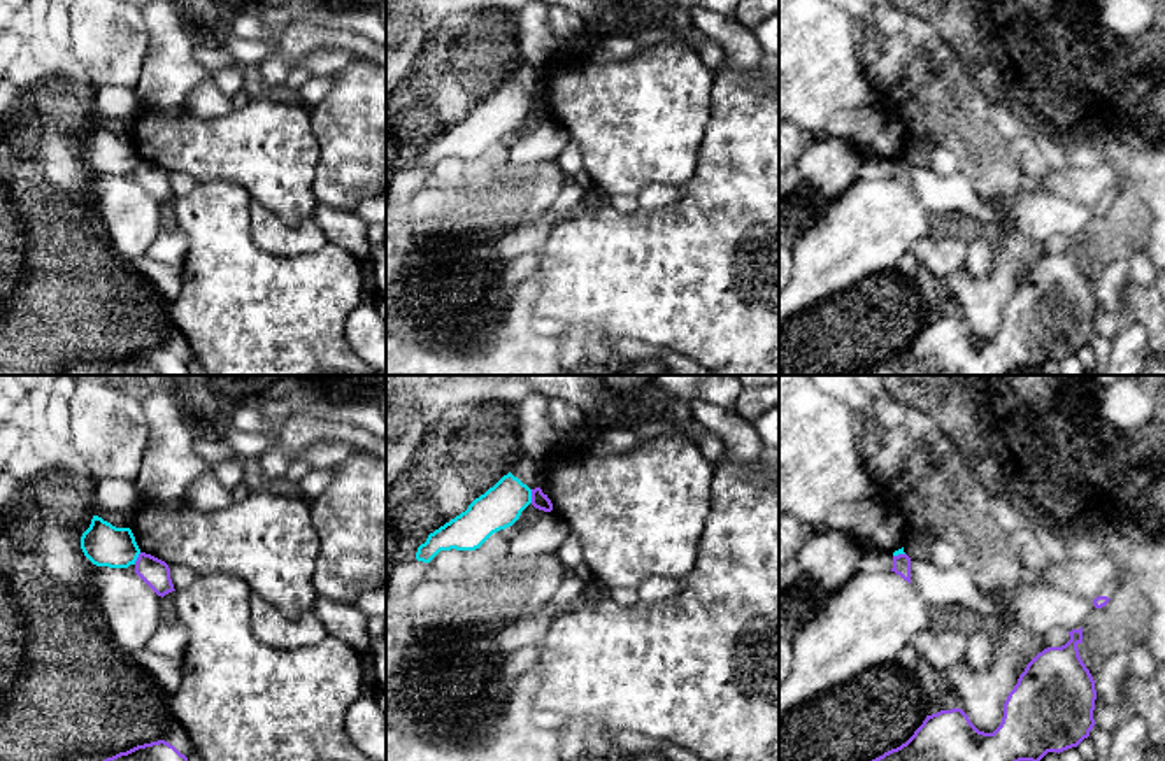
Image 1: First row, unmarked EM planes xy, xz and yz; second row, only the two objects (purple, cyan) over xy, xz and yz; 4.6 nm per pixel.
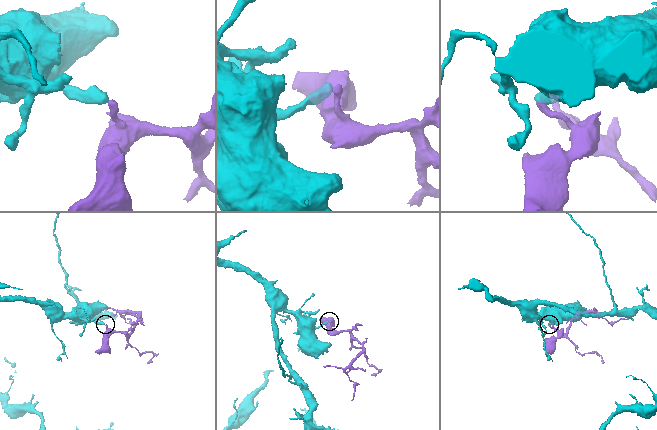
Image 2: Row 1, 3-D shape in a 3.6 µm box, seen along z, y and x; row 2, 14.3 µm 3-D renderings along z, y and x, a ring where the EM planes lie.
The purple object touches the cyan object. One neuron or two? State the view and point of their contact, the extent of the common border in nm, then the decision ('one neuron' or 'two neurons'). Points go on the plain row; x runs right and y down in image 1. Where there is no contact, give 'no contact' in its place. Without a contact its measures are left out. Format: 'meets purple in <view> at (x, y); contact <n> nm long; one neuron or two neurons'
meets purple in xz at (532, 104); contact 60 nm long; two neurons

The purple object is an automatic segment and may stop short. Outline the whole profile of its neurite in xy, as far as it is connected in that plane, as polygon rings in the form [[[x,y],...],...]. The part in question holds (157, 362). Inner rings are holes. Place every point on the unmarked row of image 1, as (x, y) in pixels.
[[[165,347],[137,352],[104,366],[102,375],[191,375],[184,361]]]

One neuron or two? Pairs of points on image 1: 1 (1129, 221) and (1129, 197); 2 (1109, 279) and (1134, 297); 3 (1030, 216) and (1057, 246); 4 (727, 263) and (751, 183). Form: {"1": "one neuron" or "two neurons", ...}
{"1": "one neuron", "2": "two neurons", "3": "two neurons", "4": "one neuron"}

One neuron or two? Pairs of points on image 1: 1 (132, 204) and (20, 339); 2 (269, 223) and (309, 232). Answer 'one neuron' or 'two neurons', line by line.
1: two neurons
2: one neuron

